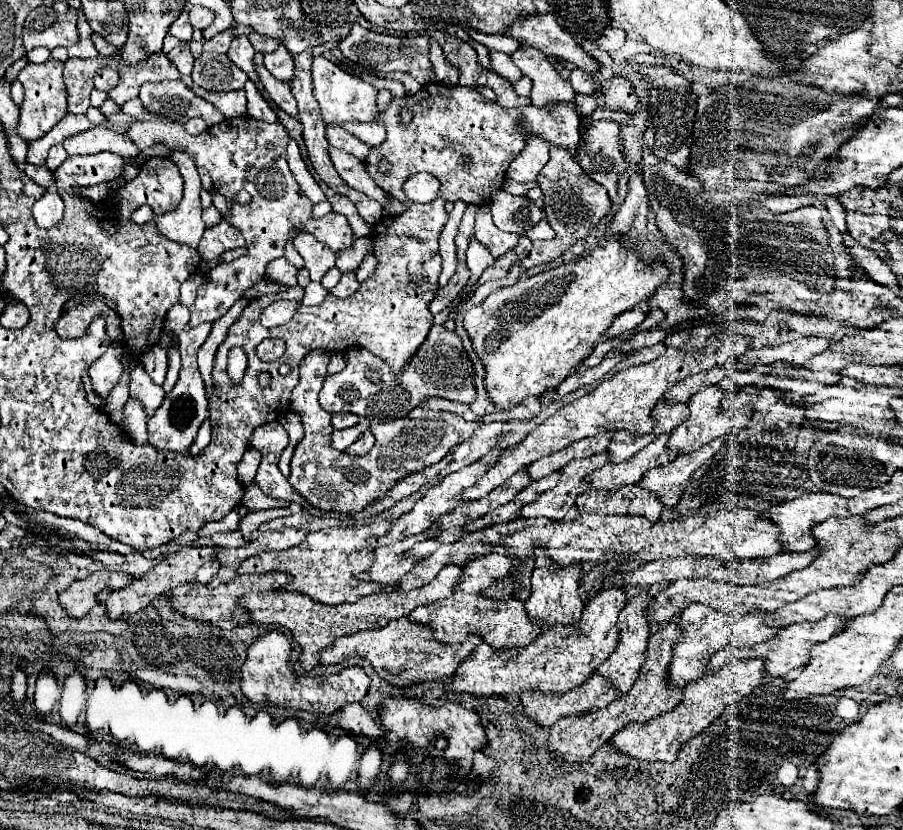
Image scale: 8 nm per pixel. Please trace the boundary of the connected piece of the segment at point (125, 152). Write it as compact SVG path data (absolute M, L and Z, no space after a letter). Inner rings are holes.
M88 129L76 133L64 141L64 149L68 151L68 155L92 155L100 151L112 151L122 155L124 159L134 159L140 153L140 149L132 147L126 137L104 129Z

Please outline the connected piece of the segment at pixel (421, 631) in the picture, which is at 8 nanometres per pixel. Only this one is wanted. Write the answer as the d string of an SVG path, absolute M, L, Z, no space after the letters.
M400 617L400 619L388 621L386 627L356 631L352 635L344 635L336 639L336 643L322 653L322 663L328 665L328 663L338 663L342 659L348 659L352 655L362 655L372 663L372 667L382 679L390 681L396 687L404 687L404 685L412 685L420 681L438 681L444 677L452 677L454 671L472 655L472 651L482 641L484 641L482 637L470 635L464 643L458 643L458 645L438 643L430 627L422 623L412 623L408 617Z

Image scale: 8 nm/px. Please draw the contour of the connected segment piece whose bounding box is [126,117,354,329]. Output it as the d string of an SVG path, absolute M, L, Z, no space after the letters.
M250 117L224 119L200 135L190 135L180 123L170 123L168 119L134 121L126 127L126 137L140 149L162 141L172 149L186 151L196 165L210 173L218 193L230 201L236 199L239 202L232 207L232 213L226 221L242 231L248 255L230 263L220 263L204 275L196 301L190 307L190 329L202 321L220 319L240 297L244 297L244 293L264 277L266 265L272 259L284 257L286 235L290 229L300 227L302 231L312 233L332 251L344 251L354 243L354 231L344 215L332 211L322 219L310 219L312 201L306 199L306 195L300 191L300 187L296 187L296 181L292 179L286 163L286 147L290 135L280 121L266 123Z

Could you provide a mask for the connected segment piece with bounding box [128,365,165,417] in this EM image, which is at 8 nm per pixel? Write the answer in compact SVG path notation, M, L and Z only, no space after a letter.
M132 365L128 375L130 375L130 385L128 385L130 397L138 399L147 415L152 417L164 400L165 391L150 379L150 375L142 365Z

